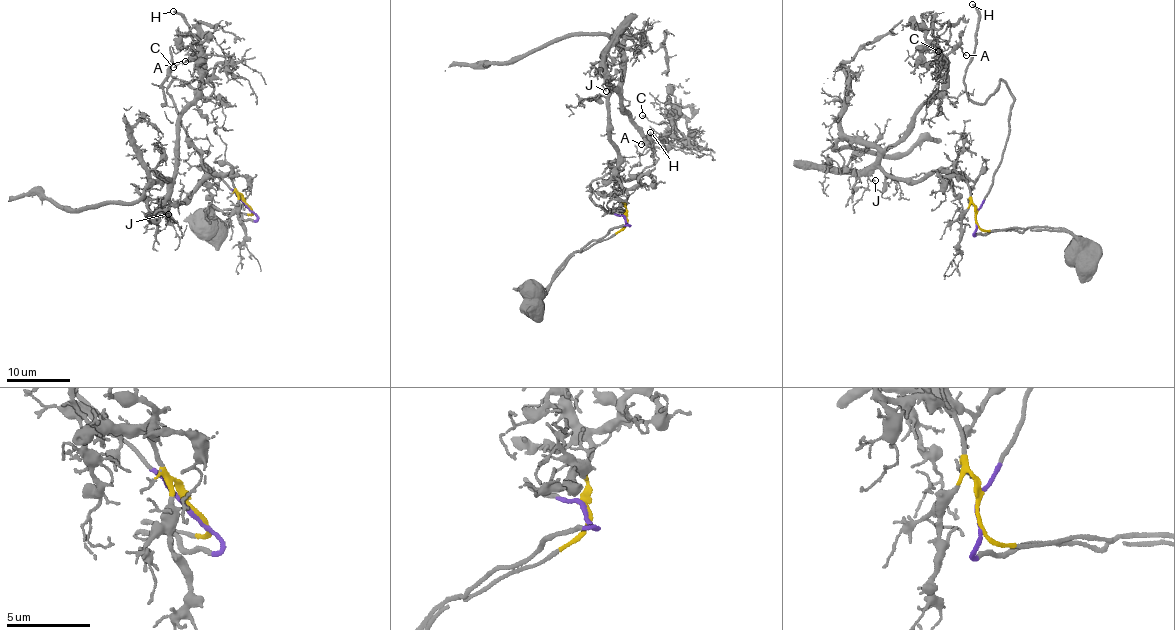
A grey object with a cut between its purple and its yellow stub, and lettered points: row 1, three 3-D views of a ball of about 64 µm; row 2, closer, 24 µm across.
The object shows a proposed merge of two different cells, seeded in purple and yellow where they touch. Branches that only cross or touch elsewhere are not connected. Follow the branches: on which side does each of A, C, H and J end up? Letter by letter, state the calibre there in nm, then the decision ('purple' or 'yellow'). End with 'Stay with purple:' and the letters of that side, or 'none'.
A: calibre 100 nm; yellow
C: calibre 160 nm; yellow
H: calibre 260 nm; purple
J: calibre 110 nm; yellow
Stay with purple: H

